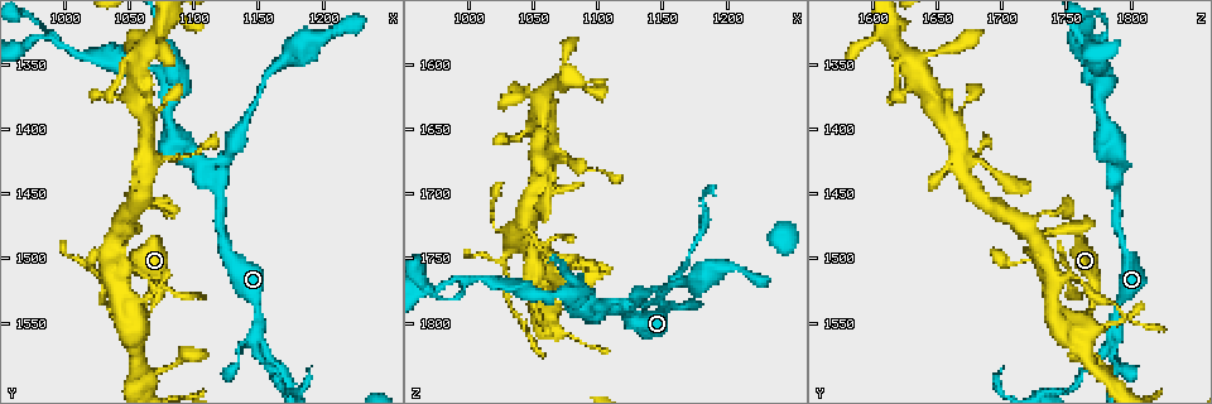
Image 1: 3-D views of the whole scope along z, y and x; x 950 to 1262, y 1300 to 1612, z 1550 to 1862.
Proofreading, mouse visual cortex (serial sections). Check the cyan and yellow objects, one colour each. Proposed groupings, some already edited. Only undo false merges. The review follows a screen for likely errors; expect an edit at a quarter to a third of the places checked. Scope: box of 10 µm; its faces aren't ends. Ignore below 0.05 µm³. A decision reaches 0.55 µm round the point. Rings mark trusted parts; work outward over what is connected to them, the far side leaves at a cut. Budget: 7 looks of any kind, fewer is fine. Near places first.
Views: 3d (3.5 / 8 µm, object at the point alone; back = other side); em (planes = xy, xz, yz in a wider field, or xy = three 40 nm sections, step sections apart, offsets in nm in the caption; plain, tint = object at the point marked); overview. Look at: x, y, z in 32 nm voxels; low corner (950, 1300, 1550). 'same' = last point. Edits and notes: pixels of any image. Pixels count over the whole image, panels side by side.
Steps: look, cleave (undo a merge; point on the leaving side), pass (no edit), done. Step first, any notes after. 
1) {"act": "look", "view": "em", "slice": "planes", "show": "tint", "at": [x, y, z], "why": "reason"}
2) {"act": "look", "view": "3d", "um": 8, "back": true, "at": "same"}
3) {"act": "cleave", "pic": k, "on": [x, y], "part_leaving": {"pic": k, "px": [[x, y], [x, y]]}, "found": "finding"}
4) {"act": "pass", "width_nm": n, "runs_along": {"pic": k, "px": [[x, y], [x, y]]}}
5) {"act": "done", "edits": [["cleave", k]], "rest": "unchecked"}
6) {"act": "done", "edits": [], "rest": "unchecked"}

{"act": "look", "view": "3d", "um": 3.5, "at": [1036, 1518, 1738]}

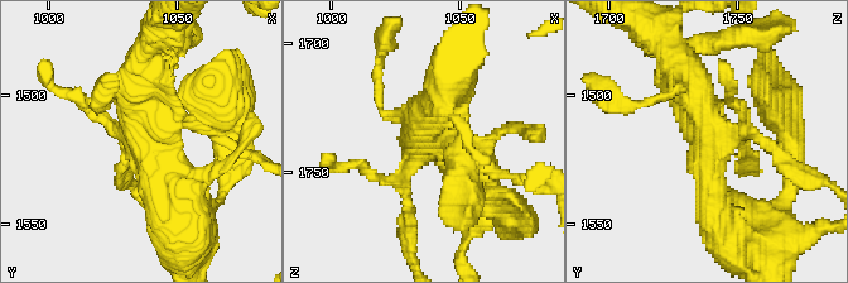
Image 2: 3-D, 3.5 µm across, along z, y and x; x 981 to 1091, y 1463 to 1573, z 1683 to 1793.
{"act": "look", "view": "em", "slice": "xy", "step": 3, "show": "plain", "at": [1037, 1519, 1740]}

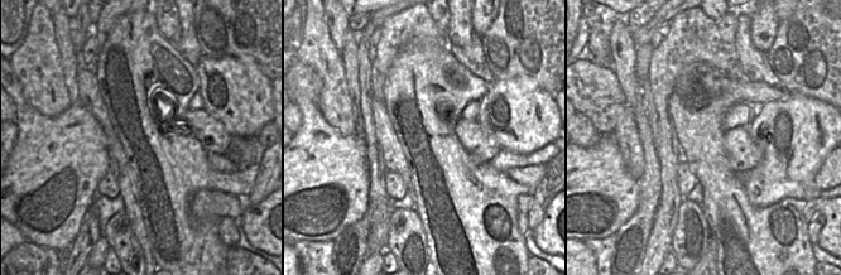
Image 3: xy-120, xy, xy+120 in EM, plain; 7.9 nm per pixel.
{"act": "look", "view": "em", "slice": "xy", "step": 3, "show": "tint", "at": "same", "why": "with the object marked"}

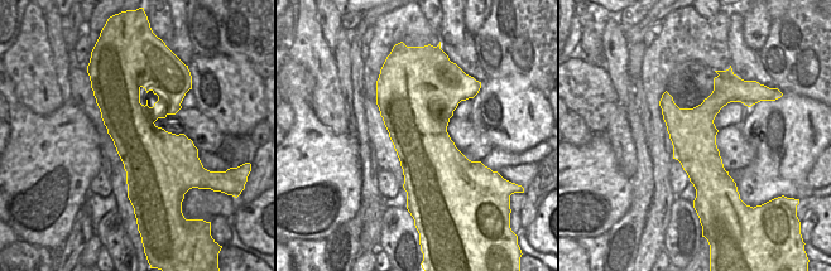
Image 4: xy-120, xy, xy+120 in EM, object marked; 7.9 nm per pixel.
{"act": "cleave", "pic": 2, "on": [406, 233], "part_leaving": {"pic": 2, "px": [[405, 200], [413, 264]]}, "found": "two cells meet here"}

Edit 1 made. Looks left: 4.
{"act": "look", "view": "3d", "um": 3.5, "at": [1150, 1556, 1788], "why": "narrows sharply"}

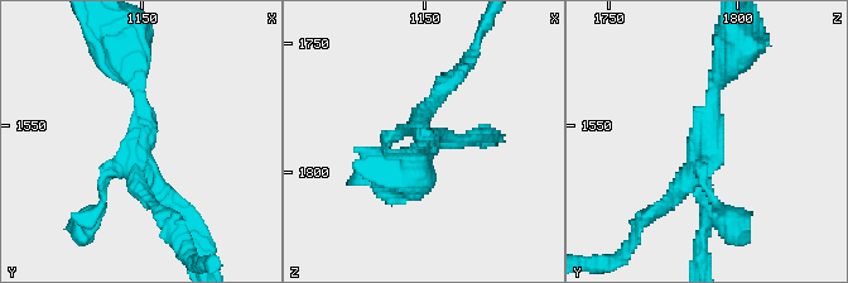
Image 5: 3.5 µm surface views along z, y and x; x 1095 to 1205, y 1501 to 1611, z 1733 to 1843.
{"act": "look", "view": "em", "slice": "planes", "show": "tint", "at": [1151, 1558, 1787], "arms": 4, "arm_widths_nm": [150, 200, 200, 200]}

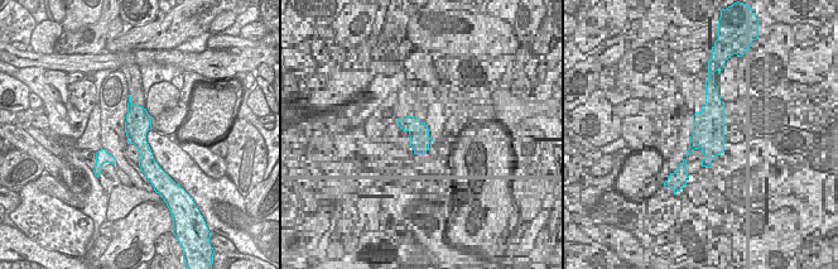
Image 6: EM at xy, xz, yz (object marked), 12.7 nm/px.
{"act": "cleave", "pic": 5, "on": [677, 195], "part_leaving": {"pic": 5, "px": [[713, 109], [687, 180], [658, 210]]}, "found": "two cells meet here"}

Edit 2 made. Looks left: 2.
{"act": "done", "edits": [["cleave", 2], ["cleave", 5]], "rest": "unchecked"}

